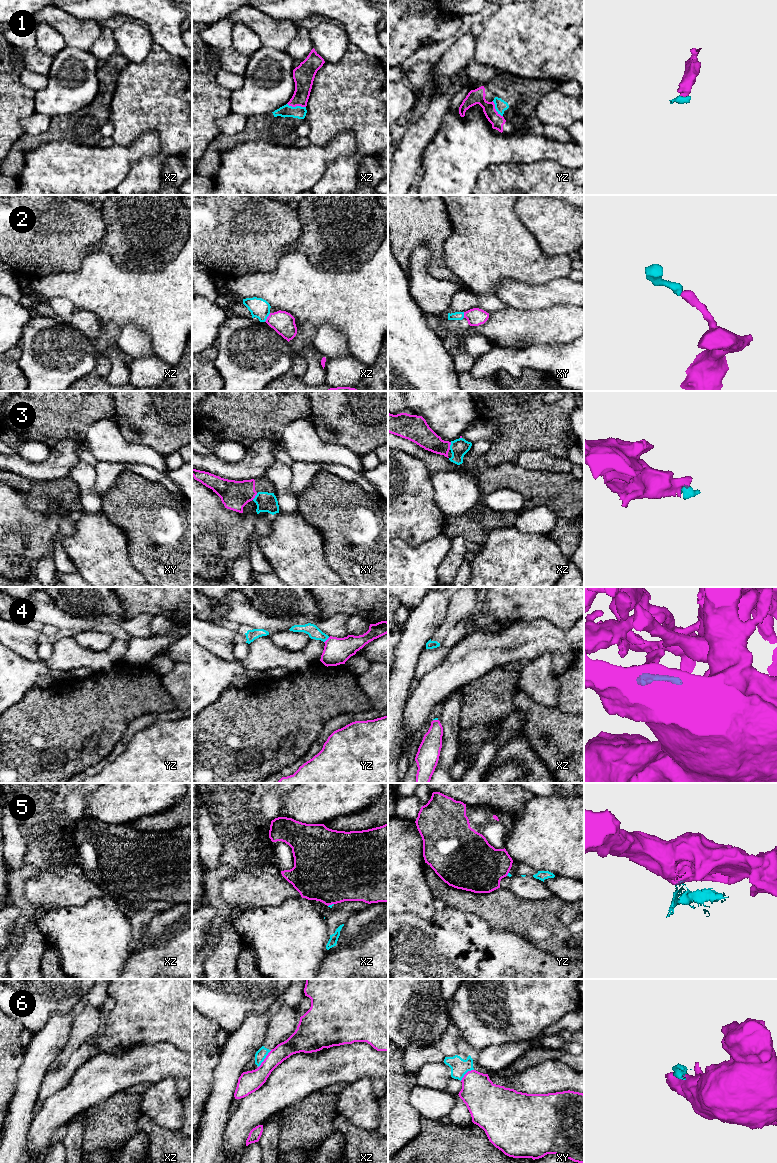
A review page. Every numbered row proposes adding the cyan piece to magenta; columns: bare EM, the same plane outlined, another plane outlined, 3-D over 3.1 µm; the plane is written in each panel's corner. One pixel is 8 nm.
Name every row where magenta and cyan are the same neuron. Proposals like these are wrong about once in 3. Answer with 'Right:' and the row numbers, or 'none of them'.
Right: 1, 2, 3, 5

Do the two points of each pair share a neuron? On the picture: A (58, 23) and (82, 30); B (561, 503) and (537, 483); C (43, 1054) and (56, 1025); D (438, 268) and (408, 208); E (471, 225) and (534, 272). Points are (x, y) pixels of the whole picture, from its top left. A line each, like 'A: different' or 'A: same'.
A: same
B: same
C: same
D: same
E: same

